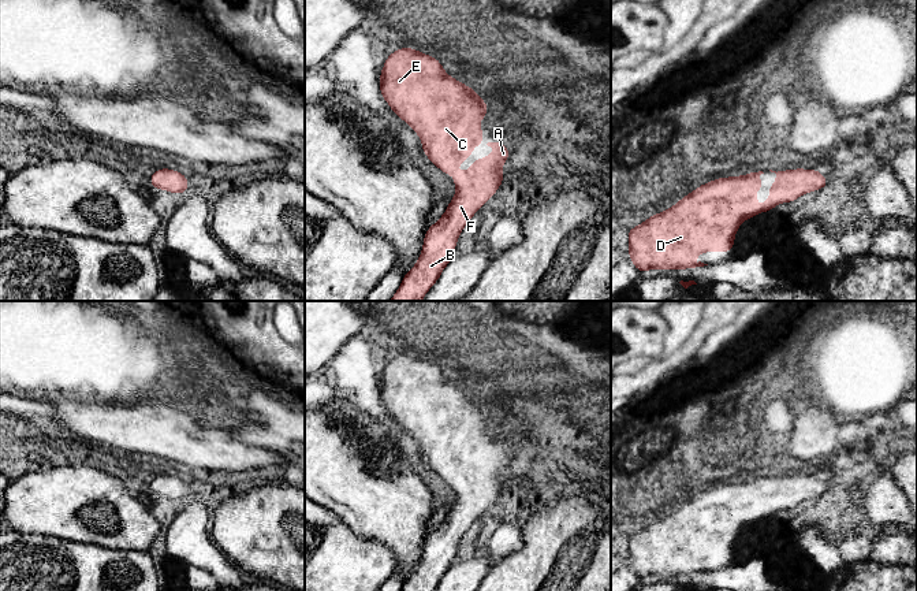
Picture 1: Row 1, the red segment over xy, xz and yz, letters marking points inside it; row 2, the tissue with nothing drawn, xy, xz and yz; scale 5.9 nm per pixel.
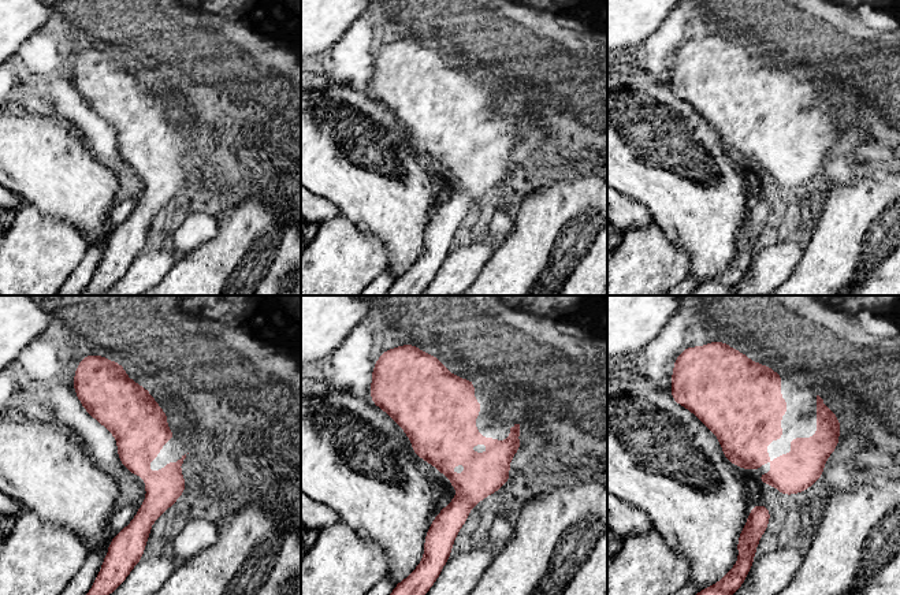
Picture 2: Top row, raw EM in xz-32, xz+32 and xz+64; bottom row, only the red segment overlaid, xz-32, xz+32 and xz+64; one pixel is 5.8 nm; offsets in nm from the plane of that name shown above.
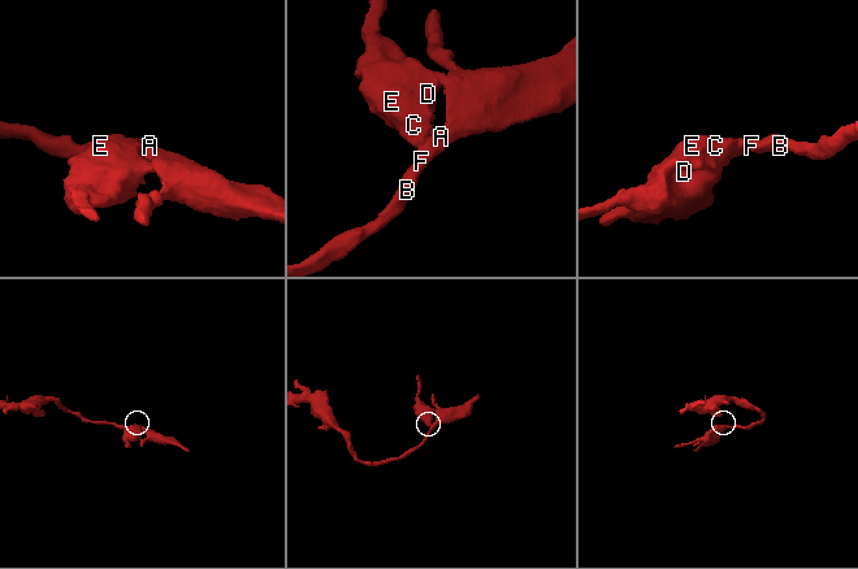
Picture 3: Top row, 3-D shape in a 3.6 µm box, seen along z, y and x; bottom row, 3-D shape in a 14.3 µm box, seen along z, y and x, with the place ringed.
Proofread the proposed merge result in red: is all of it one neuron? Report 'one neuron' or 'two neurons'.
one neuron

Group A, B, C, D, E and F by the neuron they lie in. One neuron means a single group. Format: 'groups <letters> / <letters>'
groups A B C D E F

